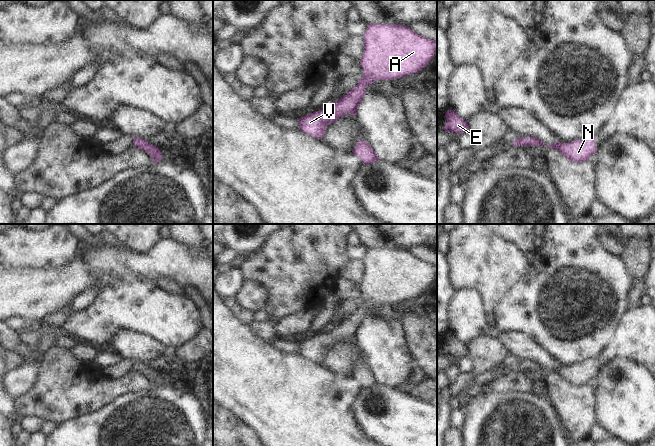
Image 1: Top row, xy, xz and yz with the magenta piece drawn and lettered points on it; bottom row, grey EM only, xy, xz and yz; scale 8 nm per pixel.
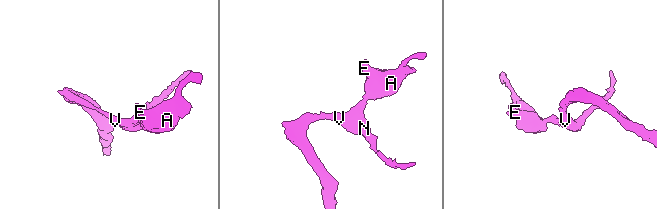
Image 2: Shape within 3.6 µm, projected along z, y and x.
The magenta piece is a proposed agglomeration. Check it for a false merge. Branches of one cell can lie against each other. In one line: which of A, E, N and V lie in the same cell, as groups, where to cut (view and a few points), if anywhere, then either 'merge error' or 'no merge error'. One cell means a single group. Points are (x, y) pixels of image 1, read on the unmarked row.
A E N V | no cut | no merge error

